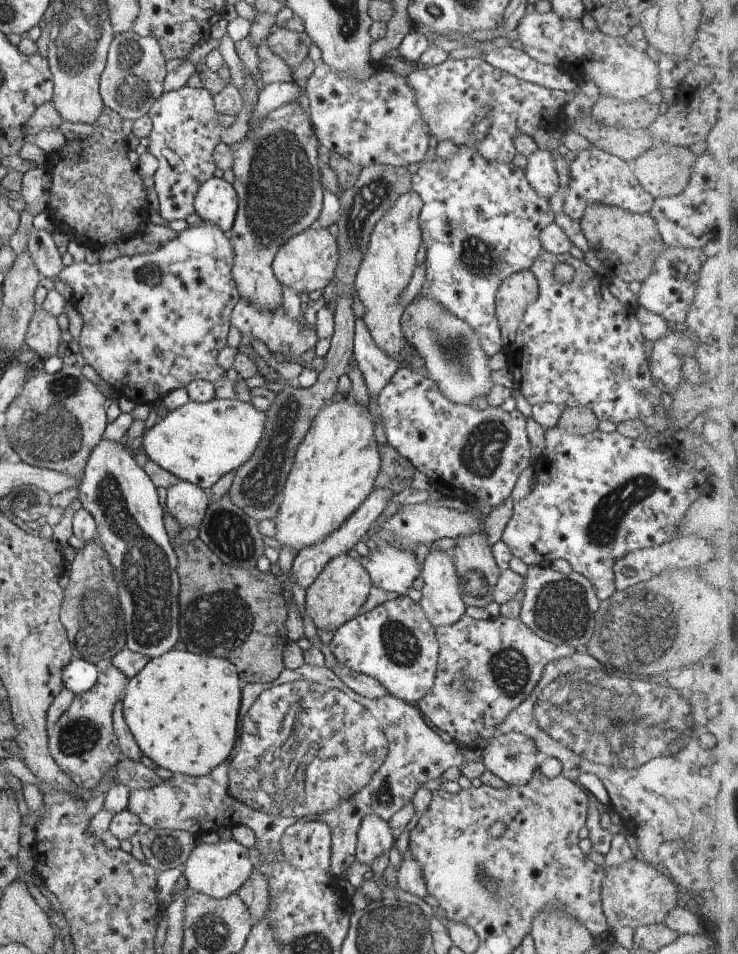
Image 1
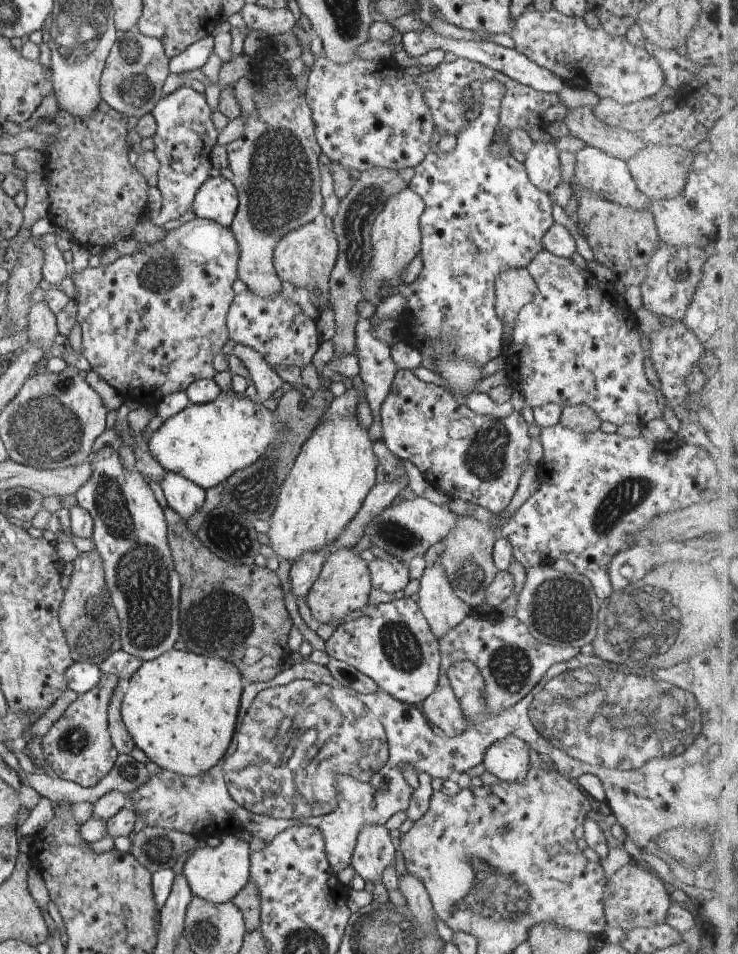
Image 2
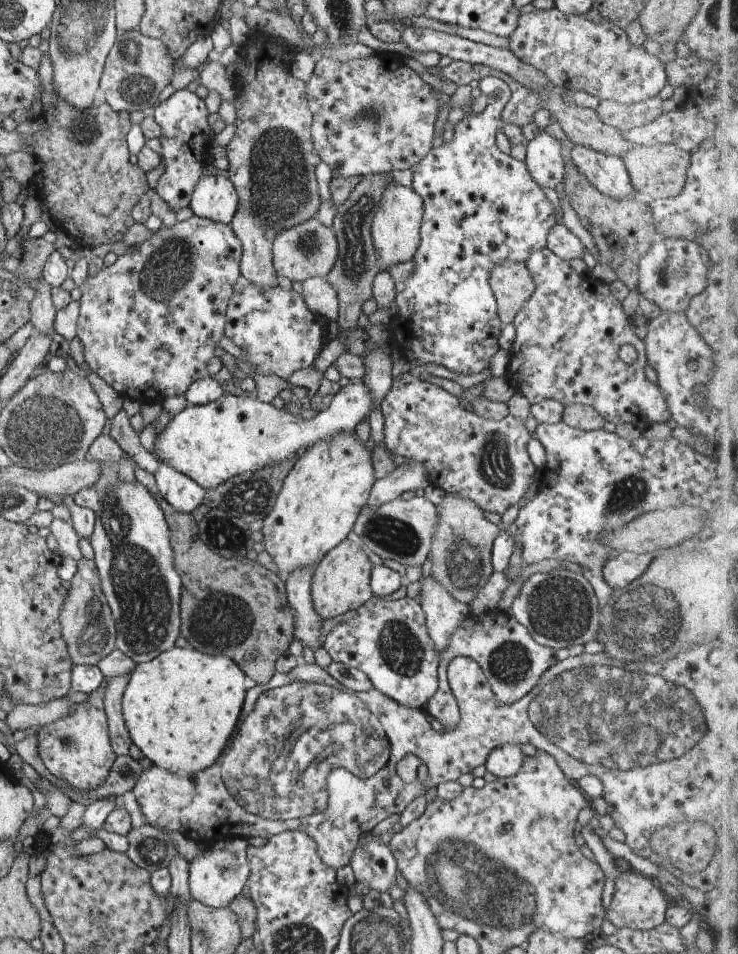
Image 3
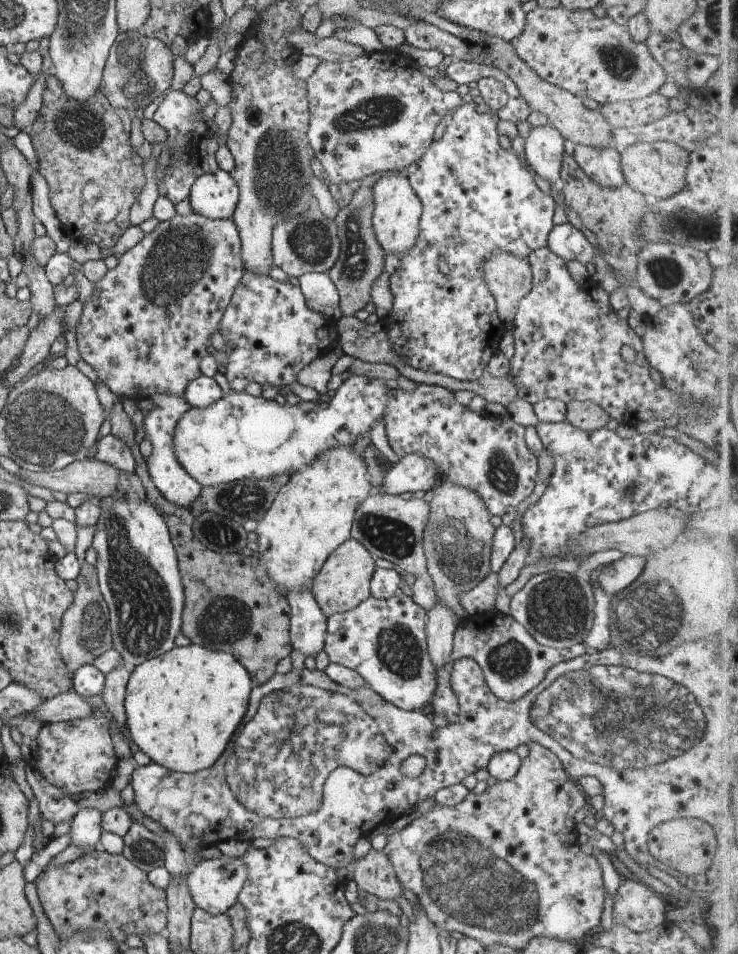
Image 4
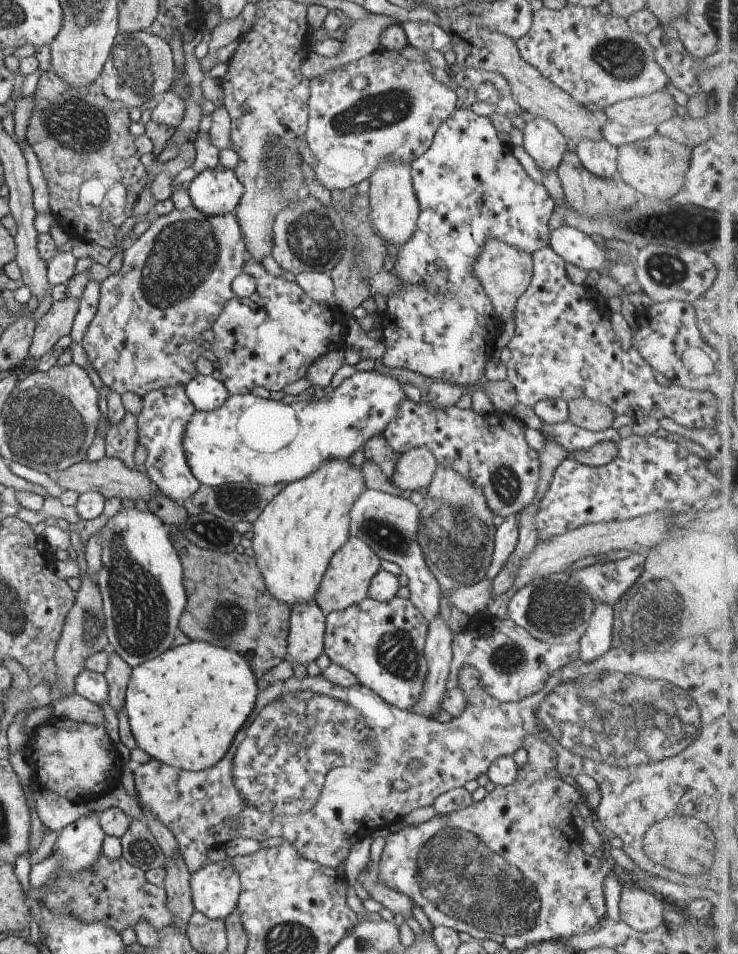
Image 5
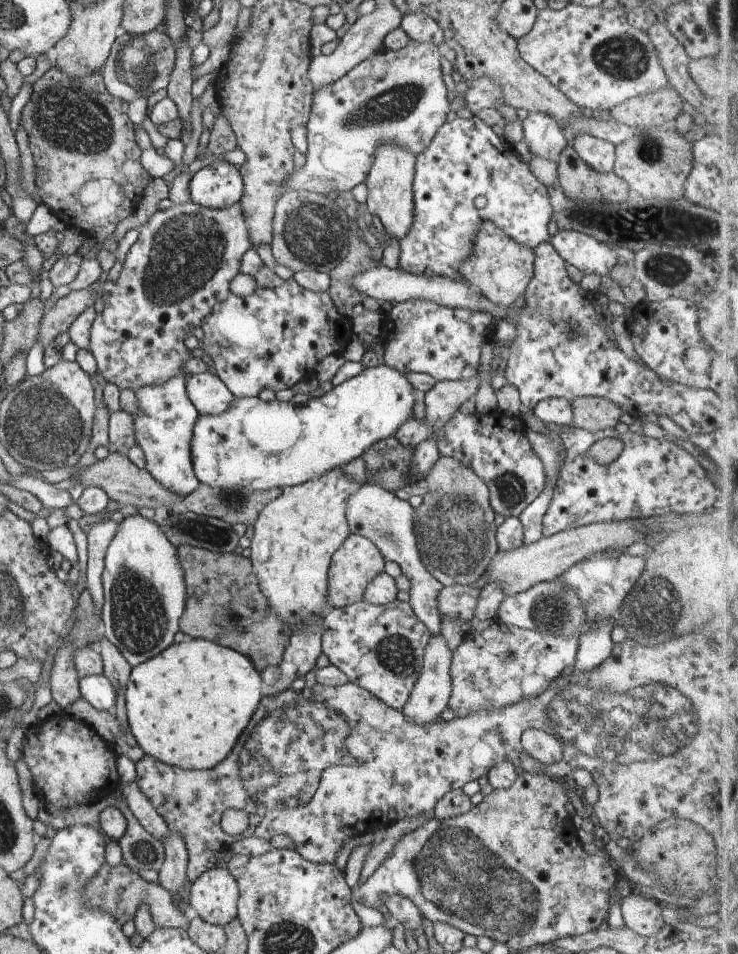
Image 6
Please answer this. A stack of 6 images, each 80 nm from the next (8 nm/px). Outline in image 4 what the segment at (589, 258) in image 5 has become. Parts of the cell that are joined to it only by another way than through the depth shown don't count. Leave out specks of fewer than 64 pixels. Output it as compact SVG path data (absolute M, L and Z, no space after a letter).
M570 223L554 225L548 235L547 247L565 261L578 260L587 265L594 262L594 247L582 231Z

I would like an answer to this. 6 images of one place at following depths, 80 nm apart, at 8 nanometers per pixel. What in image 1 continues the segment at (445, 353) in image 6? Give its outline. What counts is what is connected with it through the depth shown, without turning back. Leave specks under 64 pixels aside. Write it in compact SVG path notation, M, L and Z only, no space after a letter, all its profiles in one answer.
M486 114L480 118L478 124L472 128L470 132L470 140L466 144L462 144L458 149L459 151L451 157L450 159L432 158L432 160L424 160L418 168L418 172L411 177L411 190L415 191L422 200L423 206L419 214L419 226L421 229L421 240L425 242L426 247L426 260L424 260L424 265L426 268L426 278L422 288L419 292L420 296L428 296L428 298L434 298L446 312L450 312L452 316L456 316L458 320L466 322L466 326L470 326L470 330L474 330L474 336L478 336L478 342L482 346L482 352L486 354L486 358L491 358L495 354L504 350L502 334L500 329L500 324L498 323L498 318L496 315L496 296L498 293L498 288L502 284L502 280L505 280L514 274L514 272L522 272L522 270L529 270L532 264L538 258L538 255L542 252L541 242L539 239L540 233L549 224L554 223L554 213L548 205L548 199L541 197L534 188L530 186L530 182L526 179L525 170L520 170L514 166L514 162L498 162L498 160L487 160L479 152L479 144L482 144L482 140L486 138L486 134L490 132L492 128L492 118L490 114Z

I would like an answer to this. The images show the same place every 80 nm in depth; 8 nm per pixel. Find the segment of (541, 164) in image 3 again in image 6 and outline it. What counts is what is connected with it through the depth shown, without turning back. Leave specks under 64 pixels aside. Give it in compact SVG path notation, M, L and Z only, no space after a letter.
M530 112L523 121L525 143L532 155L557 160L567 148L565 138L558 121L544 112Z

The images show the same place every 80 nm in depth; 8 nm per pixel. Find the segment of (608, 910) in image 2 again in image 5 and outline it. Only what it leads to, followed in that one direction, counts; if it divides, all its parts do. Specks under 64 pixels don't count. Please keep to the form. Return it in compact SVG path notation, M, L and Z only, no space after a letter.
M638 883L624 884L619 904L620 921L640 933L652 932L667 921L663 901Z

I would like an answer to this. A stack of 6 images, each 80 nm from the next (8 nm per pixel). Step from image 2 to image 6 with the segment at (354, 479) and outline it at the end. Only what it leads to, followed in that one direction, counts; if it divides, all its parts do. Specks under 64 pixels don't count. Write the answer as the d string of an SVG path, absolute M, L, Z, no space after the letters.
M341 468L324 472L316 480L308 480L298 486L282 489L282 494L272 500L260 512L252 534L252 552L250 560L258 578L258 586L262 596L286 624L296 630L300 624L308 622L312 616L323 617L328 611L328 570L331 557L342 542L351 534L346 520L346 502L360 488L360 484L348 478Z

